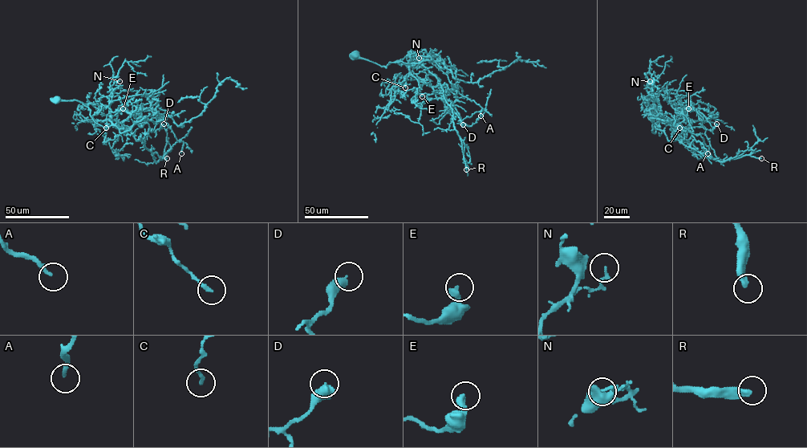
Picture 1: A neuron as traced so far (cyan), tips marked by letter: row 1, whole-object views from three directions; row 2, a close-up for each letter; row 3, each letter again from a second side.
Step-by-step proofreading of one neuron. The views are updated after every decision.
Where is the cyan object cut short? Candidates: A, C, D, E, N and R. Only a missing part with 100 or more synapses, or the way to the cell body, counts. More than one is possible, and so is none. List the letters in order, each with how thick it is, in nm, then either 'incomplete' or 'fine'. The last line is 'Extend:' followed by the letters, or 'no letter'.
A: 180 nm thick; fine
C: 170 nm thick; fine
D: 440 nm thick; fine
E: 320 nm thick; fine
N: 140 nm thick; fine
R: 340 nm thick; incomplete
Extend: R

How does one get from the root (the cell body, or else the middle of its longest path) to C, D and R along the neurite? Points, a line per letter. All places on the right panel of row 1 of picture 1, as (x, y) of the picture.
C: (648, 99), (658, 103), (654, 127), (658, 121), (670, 119), (679, 128)
D: (648, 99), (658, 103), (654, 127), (660, 120), (673, 122), (687, 108), (701, 112), (712, 127), (716, 124)
R: (648, 99), (658, 103), (653, 126), (668, 140), (677, 139), (721, 161), (746, 155), (761, 158)

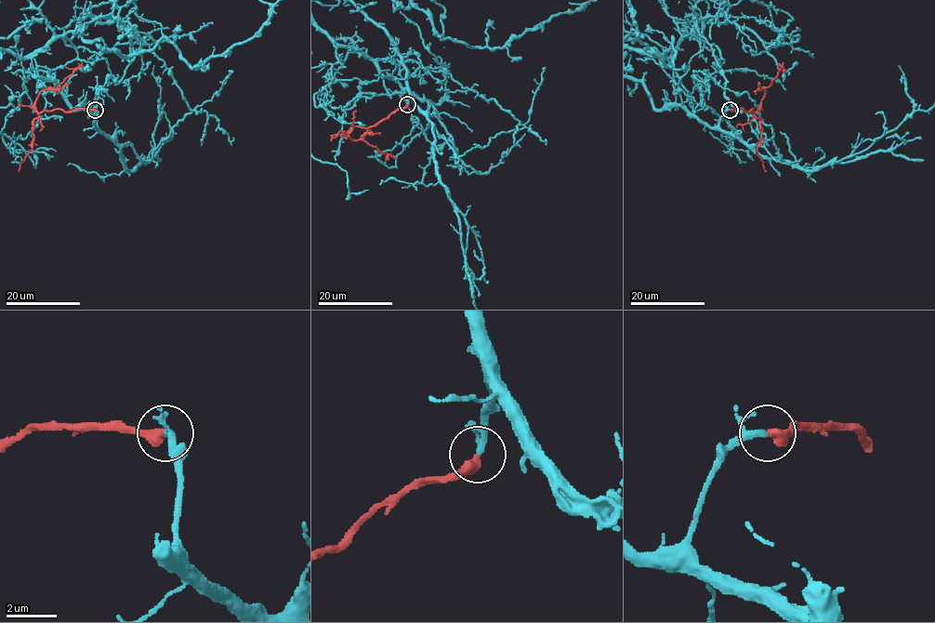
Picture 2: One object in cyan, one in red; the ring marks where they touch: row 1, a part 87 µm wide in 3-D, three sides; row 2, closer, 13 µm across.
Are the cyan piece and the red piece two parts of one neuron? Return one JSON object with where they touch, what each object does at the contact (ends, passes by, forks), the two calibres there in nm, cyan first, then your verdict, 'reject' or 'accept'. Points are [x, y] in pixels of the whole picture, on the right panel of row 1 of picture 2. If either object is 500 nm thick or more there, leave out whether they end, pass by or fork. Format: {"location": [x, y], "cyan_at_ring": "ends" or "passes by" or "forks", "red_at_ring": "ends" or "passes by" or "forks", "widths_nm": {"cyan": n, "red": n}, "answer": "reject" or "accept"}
{"location": [730, 110], "cyan_at_ring": "passes by", "red_at_ring": "ends", "widths_nm": {"cyan": 180, "red": 440}, "answer": "accept"}

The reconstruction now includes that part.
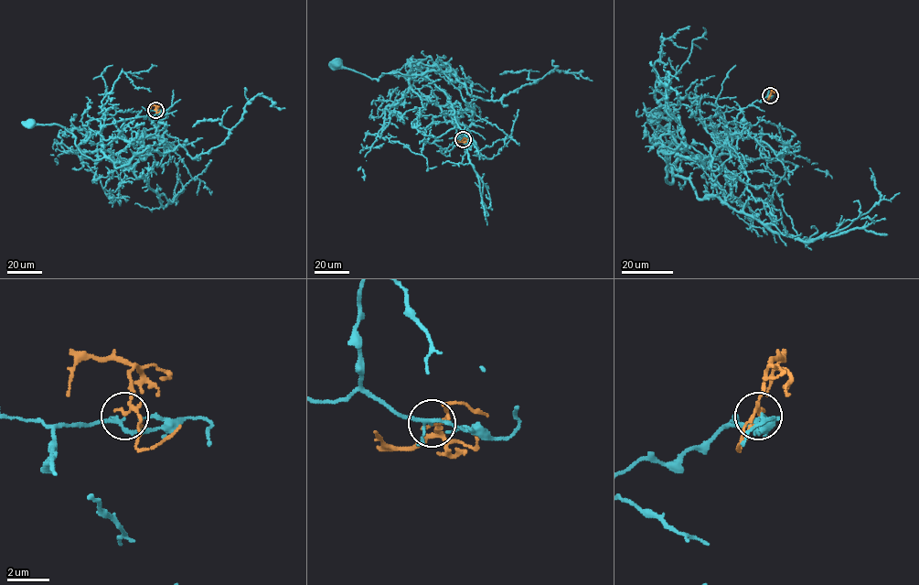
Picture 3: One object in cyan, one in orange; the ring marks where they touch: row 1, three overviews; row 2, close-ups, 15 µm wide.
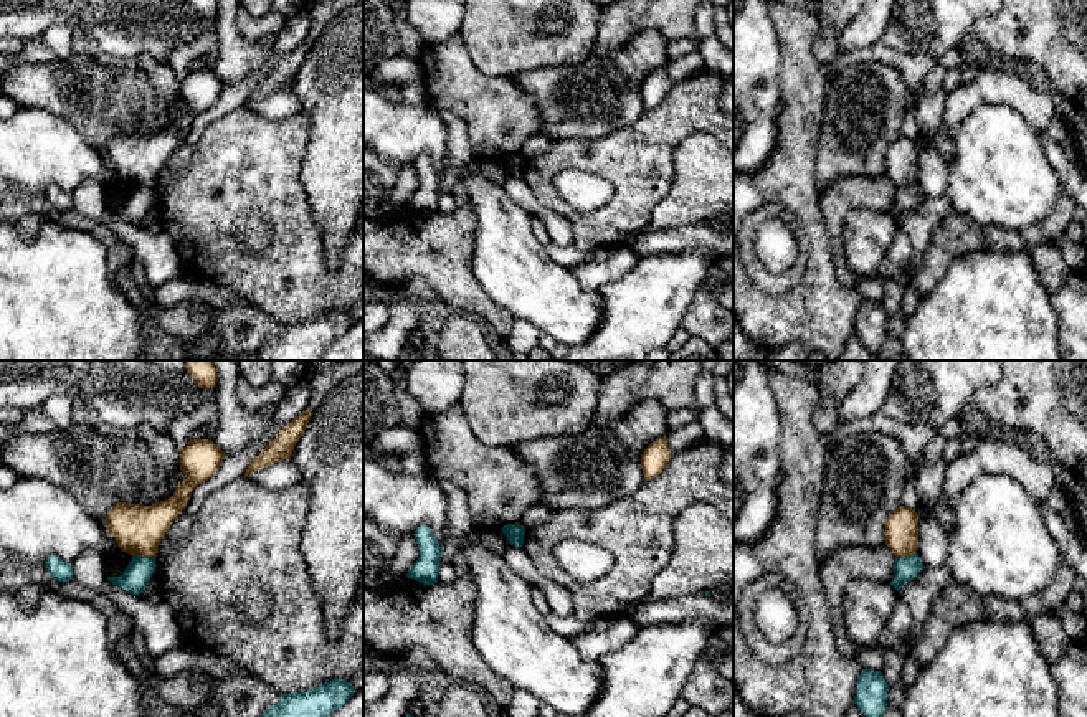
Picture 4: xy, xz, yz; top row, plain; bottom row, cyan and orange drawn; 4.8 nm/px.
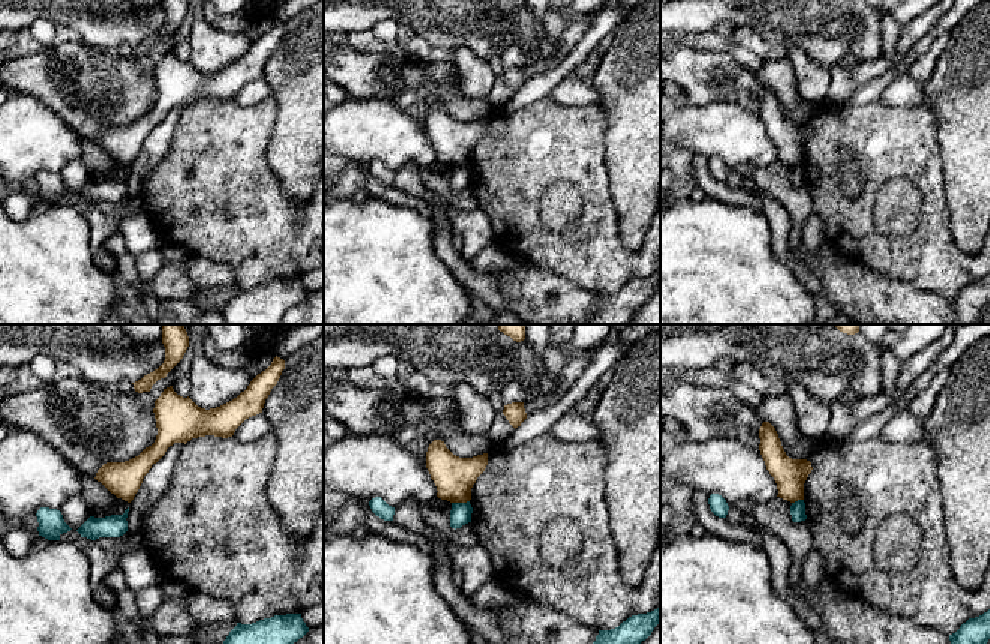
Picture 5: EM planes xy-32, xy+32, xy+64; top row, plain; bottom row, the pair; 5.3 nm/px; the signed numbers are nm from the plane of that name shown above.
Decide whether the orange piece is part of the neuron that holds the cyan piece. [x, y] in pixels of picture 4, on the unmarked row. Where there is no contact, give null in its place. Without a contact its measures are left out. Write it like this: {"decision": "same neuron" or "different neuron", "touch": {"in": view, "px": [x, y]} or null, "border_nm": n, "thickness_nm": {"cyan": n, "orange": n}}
{"decision": "different neuron", "touch": {"in": "xy", "px": [144, 187]}, "border_nm": 110, "thickness_nm": {"cyan": 140, "orange": 240}}

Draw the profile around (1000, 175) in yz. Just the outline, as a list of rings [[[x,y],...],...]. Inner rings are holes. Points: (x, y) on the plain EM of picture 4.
[[[981,104],[950,135],[955,157],[948,164],[945,197],[952,213],[980,225],[1021,231],[1046,220],[1062,183],[1046,157],[1036,129],[1013,107]]]

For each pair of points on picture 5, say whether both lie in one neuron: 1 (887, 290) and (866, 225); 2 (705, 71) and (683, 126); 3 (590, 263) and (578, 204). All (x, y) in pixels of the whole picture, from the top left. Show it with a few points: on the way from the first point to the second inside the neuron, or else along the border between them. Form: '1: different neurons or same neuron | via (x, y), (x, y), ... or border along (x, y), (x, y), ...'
1: different neurons | border along (851, 260), (876, 272), (900, 278), (915, 288)
2: different neurons | border along (687, 101), (695, 104), (728, 102)
3: same neuron | via (585, 248), (578, 237), (578, 219)

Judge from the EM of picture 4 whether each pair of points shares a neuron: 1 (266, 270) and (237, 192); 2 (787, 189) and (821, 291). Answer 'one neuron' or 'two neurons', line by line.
1: one neuron
2: one neuron

